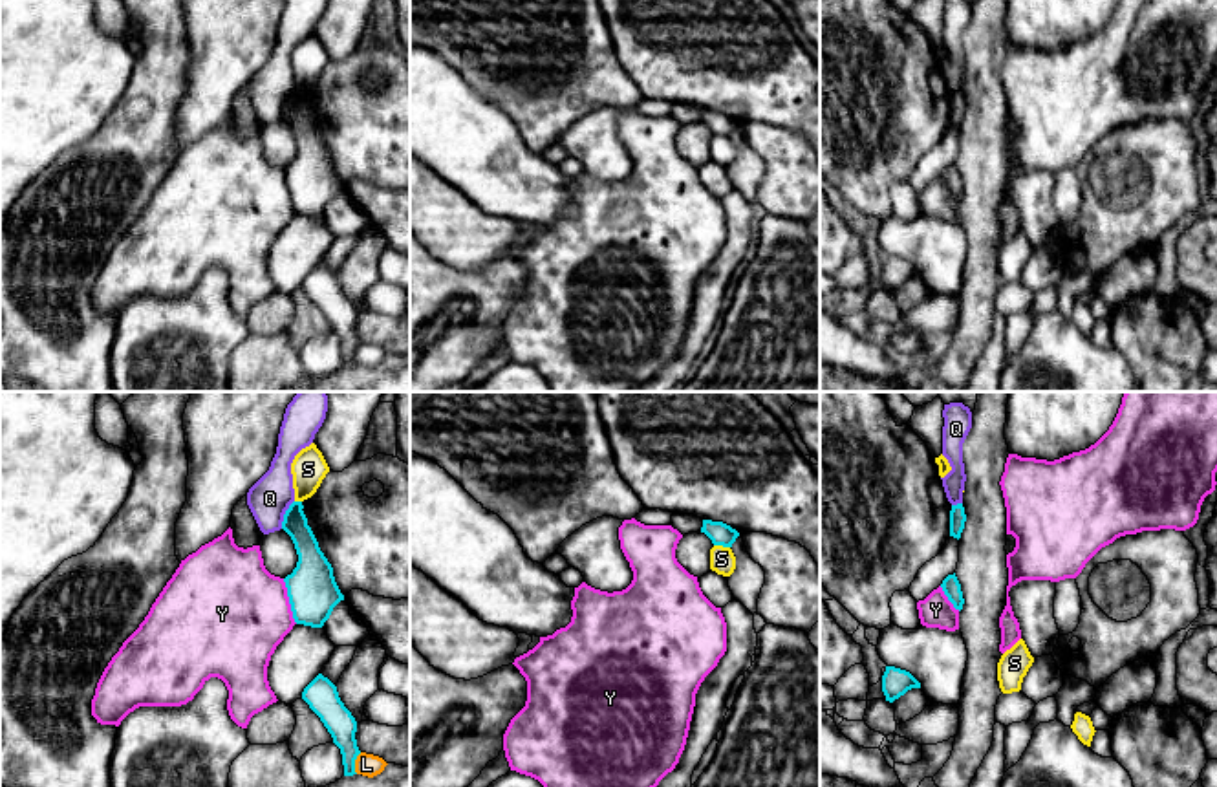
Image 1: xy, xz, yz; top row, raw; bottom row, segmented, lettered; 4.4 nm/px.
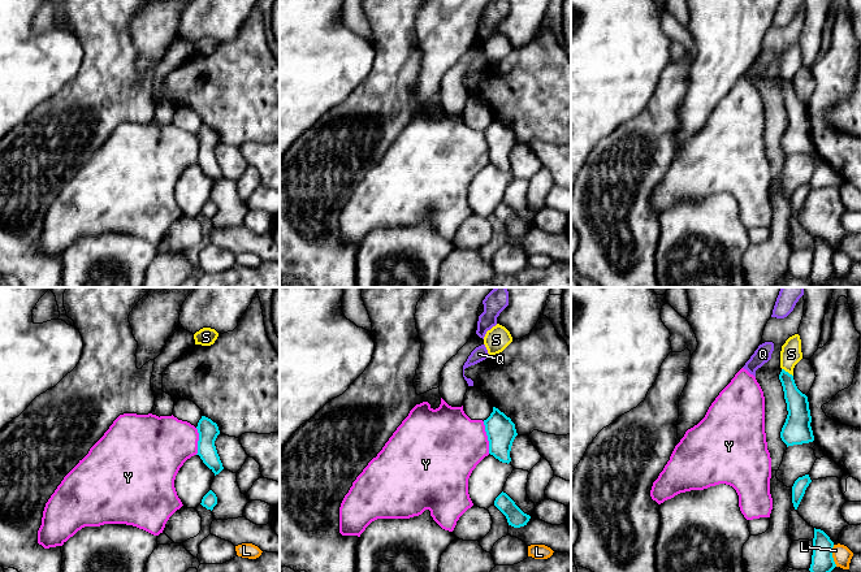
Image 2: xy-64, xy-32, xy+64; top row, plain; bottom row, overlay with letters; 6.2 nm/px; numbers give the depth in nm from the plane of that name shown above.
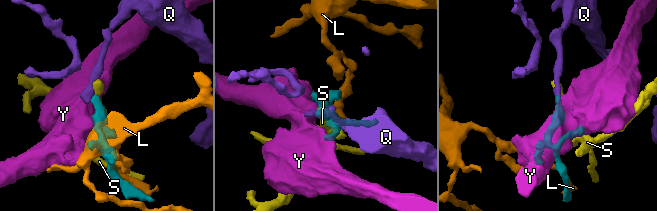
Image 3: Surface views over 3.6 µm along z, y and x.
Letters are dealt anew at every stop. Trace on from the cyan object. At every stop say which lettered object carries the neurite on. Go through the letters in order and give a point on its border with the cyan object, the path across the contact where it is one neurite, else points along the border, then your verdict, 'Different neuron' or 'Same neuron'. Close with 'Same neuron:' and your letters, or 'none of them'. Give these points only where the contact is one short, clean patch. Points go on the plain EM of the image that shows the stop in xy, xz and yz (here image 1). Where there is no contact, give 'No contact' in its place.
L: Touches cyan at xy (354, 354). Different neuron
Q: Touches cyan at xy (284, 105). Boundary: xy (293, 90), (280, 118). Different neuron
S: Touches cyan at xz (721, 134). Different neuron
Y: Touches cyan at xy (290, 191). Different neuron
Same neuron: none of them

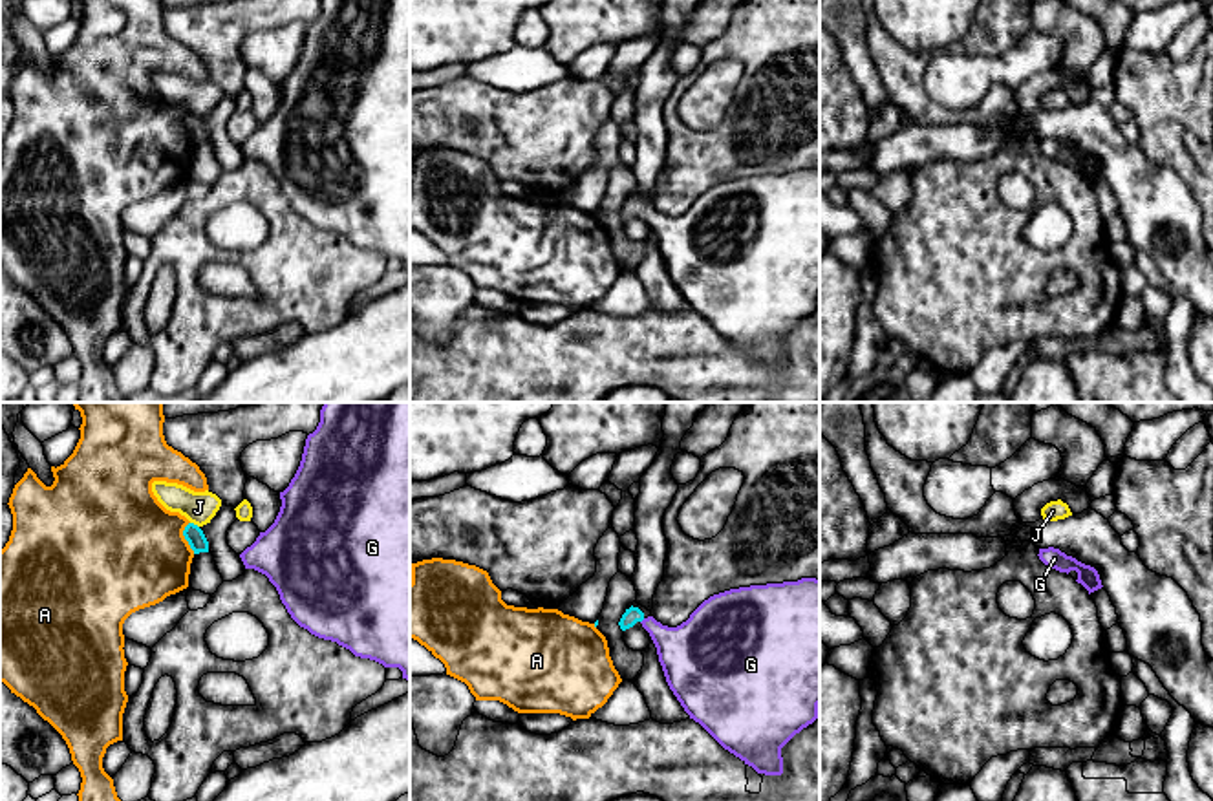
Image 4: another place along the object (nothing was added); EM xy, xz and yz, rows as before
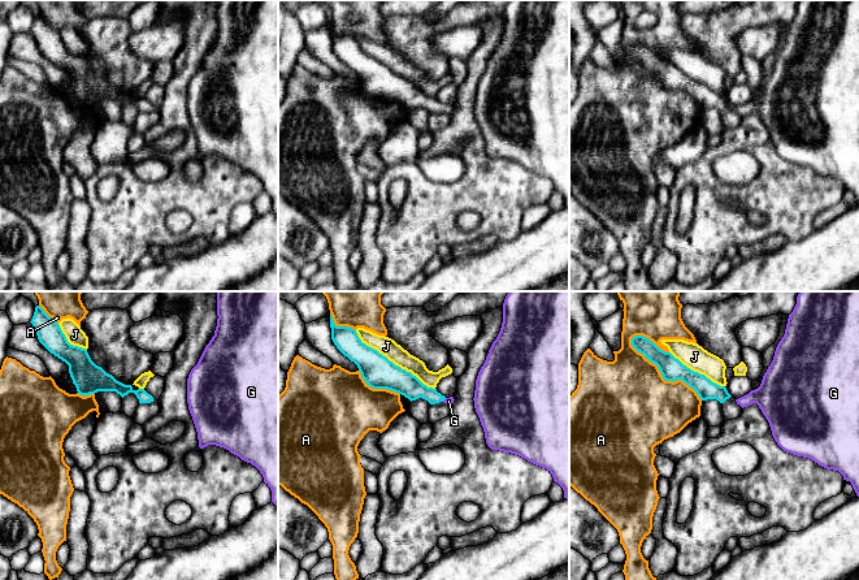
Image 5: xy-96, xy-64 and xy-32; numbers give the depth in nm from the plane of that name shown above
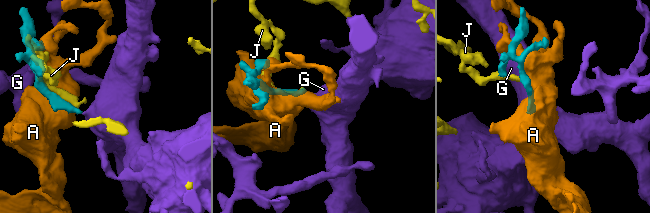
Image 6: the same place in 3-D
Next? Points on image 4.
A: Touches cyan at xy (185, 128). Different neuron
G: No contact. Same neuron
J: Touches cyan at xy (193, 114). Different neuron
Same neuron: G

